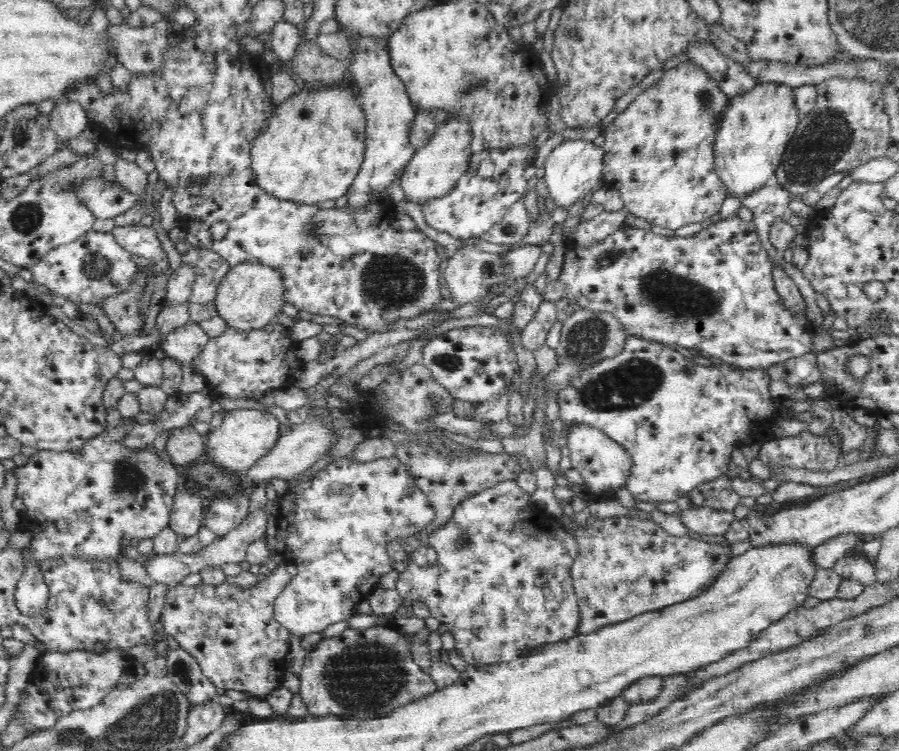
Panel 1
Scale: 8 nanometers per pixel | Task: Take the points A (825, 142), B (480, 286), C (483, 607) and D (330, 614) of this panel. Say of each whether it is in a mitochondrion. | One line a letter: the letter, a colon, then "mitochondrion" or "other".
A: mitochondrion
B: other
C: other
D: other

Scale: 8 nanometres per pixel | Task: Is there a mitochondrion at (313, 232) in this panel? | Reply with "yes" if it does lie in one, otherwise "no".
yes

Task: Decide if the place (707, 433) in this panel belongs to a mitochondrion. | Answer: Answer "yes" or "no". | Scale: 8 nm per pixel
no

